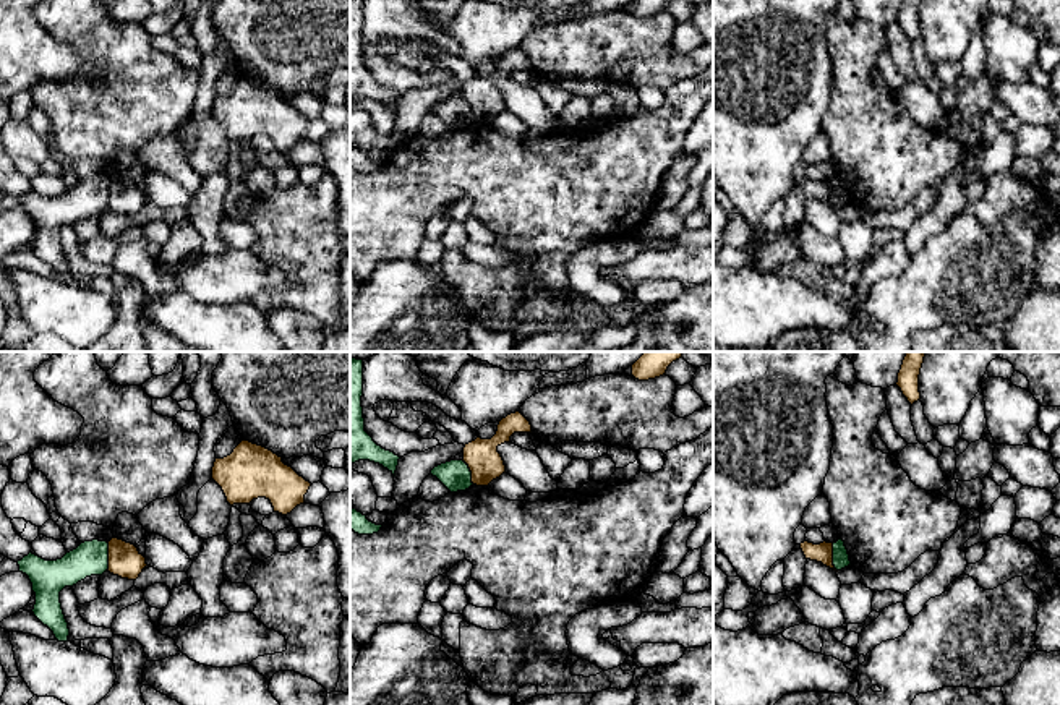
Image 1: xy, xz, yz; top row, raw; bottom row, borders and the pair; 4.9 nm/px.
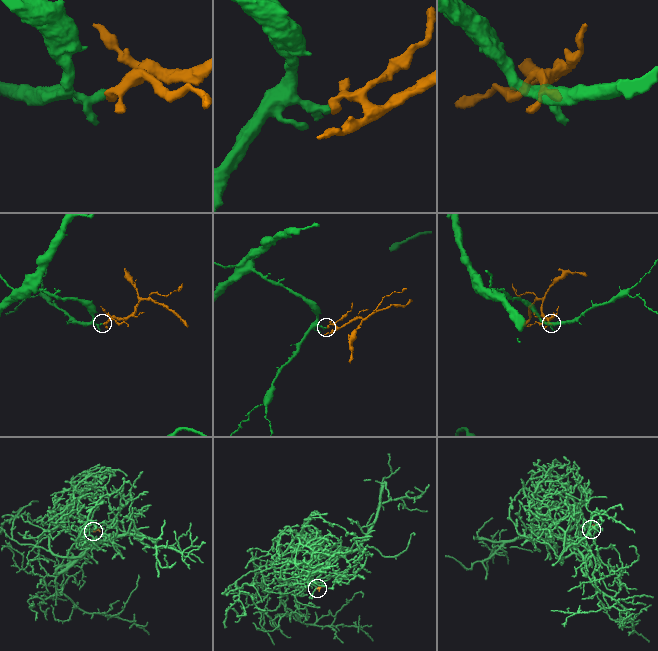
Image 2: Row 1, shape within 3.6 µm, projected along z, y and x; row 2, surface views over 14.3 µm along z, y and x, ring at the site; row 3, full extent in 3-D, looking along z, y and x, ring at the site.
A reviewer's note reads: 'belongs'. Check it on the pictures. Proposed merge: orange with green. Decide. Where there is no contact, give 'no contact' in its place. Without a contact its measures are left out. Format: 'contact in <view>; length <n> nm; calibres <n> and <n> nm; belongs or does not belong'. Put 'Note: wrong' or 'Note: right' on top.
Note: wrong
contact in yz; length 150 nm; calibres 100 and 80 nm; does not belong

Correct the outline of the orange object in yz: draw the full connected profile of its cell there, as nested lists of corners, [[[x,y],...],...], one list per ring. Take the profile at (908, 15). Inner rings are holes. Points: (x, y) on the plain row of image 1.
[[[903,0],[898,10],[896,23],[901,26],[903,32],[908,36],[911,42],[921,37],[921,29],[919,29],[921,5],[922,0]]]

